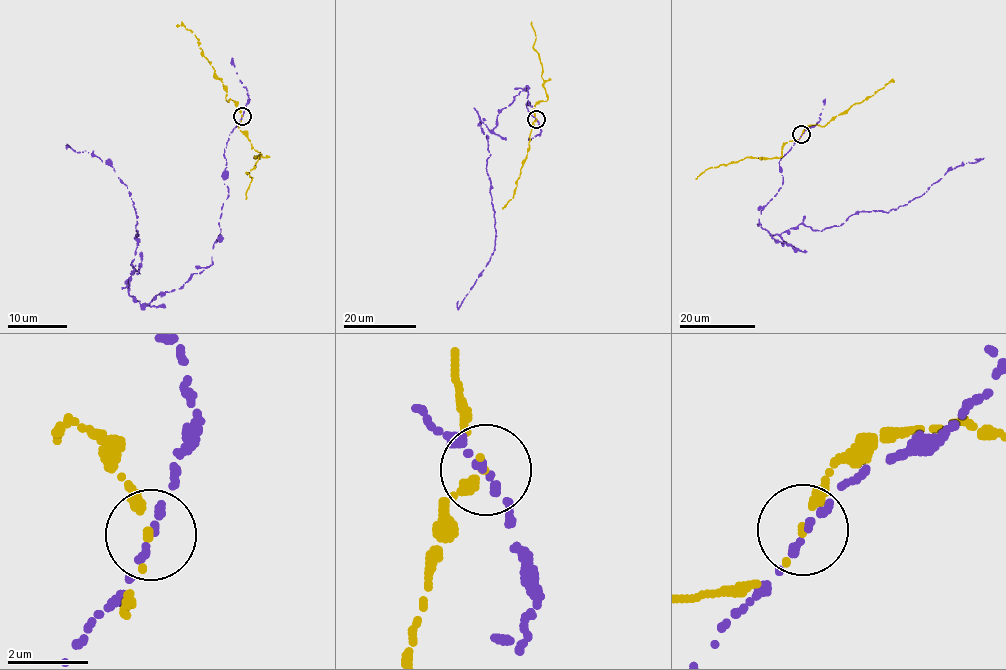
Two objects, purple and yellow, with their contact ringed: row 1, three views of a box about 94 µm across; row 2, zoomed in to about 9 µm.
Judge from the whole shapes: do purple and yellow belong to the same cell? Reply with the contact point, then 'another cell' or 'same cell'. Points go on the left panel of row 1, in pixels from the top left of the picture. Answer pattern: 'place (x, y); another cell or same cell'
place (242, 116); another cell

